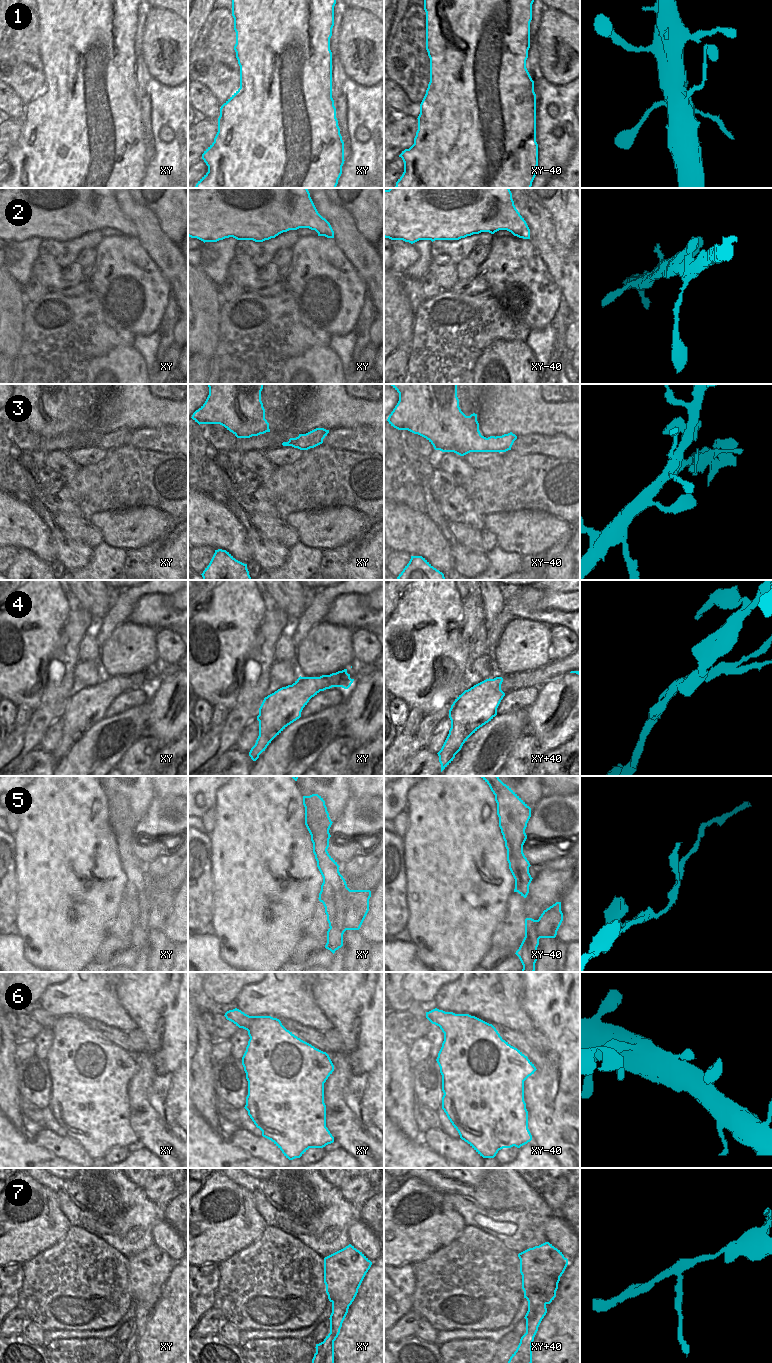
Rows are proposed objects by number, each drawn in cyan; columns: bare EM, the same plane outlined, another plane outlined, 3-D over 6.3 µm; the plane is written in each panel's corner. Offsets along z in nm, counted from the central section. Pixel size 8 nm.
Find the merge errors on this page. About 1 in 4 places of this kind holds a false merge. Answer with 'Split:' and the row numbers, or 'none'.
Split: 3, 4, 5, 7.

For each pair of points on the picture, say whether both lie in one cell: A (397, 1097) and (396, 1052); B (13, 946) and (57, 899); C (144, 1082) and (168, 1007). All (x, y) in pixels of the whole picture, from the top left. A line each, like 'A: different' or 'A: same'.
A: same
B: different
C: same

